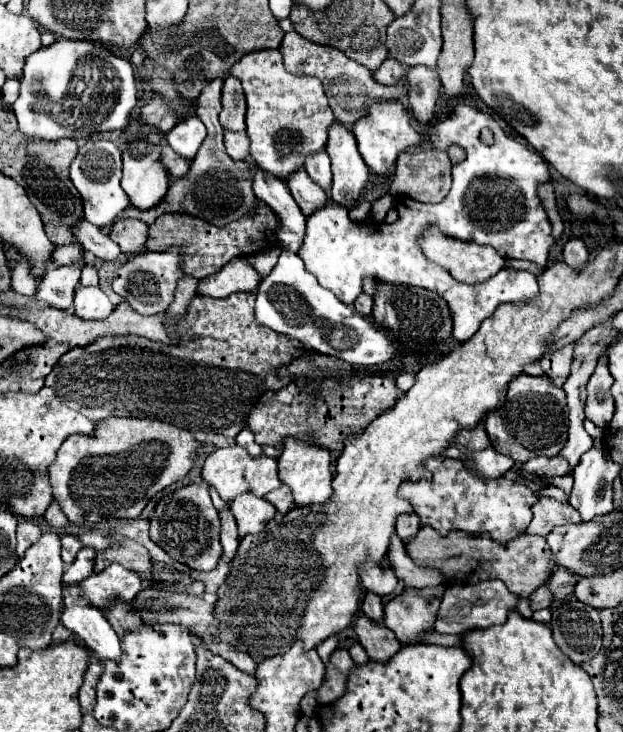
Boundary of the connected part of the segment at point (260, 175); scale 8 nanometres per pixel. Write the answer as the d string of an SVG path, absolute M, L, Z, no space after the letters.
M249 162L249 172L253 176L253 192L259 200L269 204L269 208L279 218L279 244L283 250L299 252L301 240L305 236L305 216L285 182L269 176L269 172L257 168L257 164Z

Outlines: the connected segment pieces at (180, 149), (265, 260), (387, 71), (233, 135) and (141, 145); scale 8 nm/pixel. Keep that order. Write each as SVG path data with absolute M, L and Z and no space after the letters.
M187 116L181 122L177 122L173 130L167 132L167 142L177 154L191 160L197 154L205 136L207 136L205 124L197 120L197 116Z
M275 247L266 252L259 253L257 256L254 254L249 258L249 262L259 272L260 276L267 276L273 270L273 266L277 263L281 252L279 247Z
M387 58L375 72L373 72L373 78L379 82L379 84L395 84L397 80L401 80L405 76L405 66L399 64L397 60L393 58Z
M225 130L225 148L233 160L243 160L249 156L249 136L245 132Z
M129 118L129 126L125 126L119 136L119 148L123 156L121 186L127 192L131 204L141 210L149 210L157 202L161 202L165 190L169 188L167 166L161 162L161 140L163 140L163 132L159 132L153 126L145 126L145 122L139 118Z

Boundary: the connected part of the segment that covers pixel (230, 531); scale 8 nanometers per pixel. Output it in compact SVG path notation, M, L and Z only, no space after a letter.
M229 508L219 510L219 520L221 520L221 546L223 546L223 558L229 562L239 546L239 534L237 534L237 524Z

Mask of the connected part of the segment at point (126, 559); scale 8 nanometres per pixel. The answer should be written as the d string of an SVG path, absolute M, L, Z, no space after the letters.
M119 536L119 546L111 546L107 550L97 552L95 572L101 572L105 566L109 566L113 562L117 562L129 570L135 570L135 572L147 572L153 566L149 552L141 544L137 544L129 538L123 538L123 536Z

